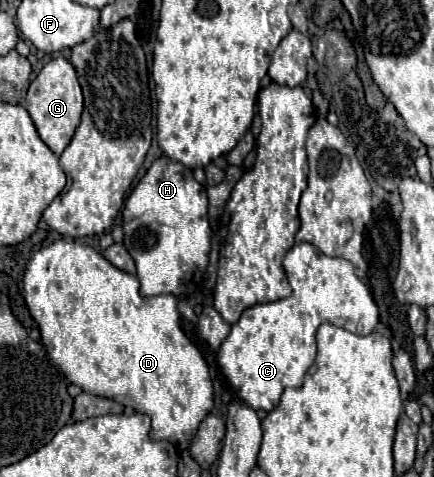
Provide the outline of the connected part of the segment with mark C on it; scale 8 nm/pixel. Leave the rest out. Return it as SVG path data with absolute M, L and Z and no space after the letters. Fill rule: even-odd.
M299 243L287 251L283 259L283 269L293 289L291 297L273 301L273 303L253 305L245 309L241 319L231 327L231 333L221 343L219 353L217 353L217 363L221 371L225 373L225 377L229 379L231 387L235 389L237 397L247 407L255 411L267 411L267 413L279 405L279 397L285 391L285 387L299 389L303 385L303 375L315 359L315 331L321 323L327 321L355 335L369 335L379 321L379 311L371 297L369 287L357 275L353 275L355 271L351 263L347 263L345 259L331 259L315 251L311 243Z

